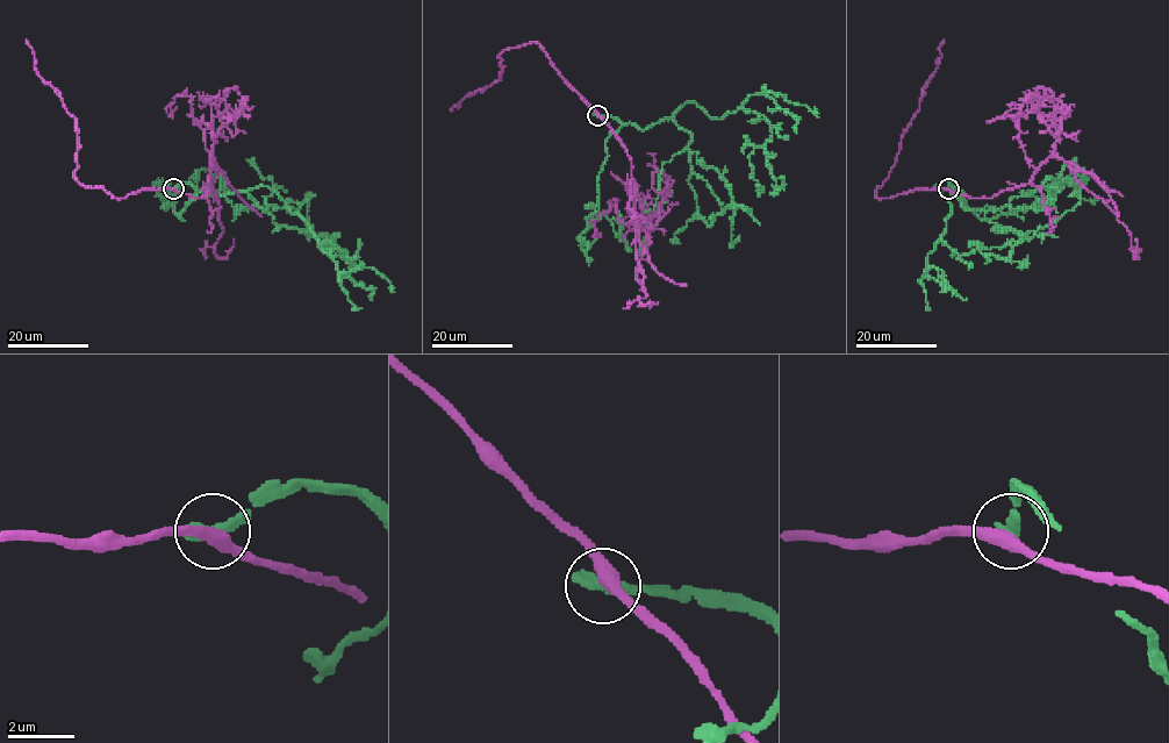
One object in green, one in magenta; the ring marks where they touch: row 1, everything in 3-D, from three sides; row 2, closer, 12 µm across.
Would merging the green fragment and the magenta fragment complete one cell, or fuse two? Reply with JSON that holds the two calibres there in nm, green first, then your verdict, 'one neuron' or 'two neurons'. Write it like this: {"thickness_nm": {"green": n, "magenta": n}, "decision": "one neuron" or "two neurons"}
{"thickness_nm": {"green": 400, "magenta": 360}, "decision": "two neurons"}

